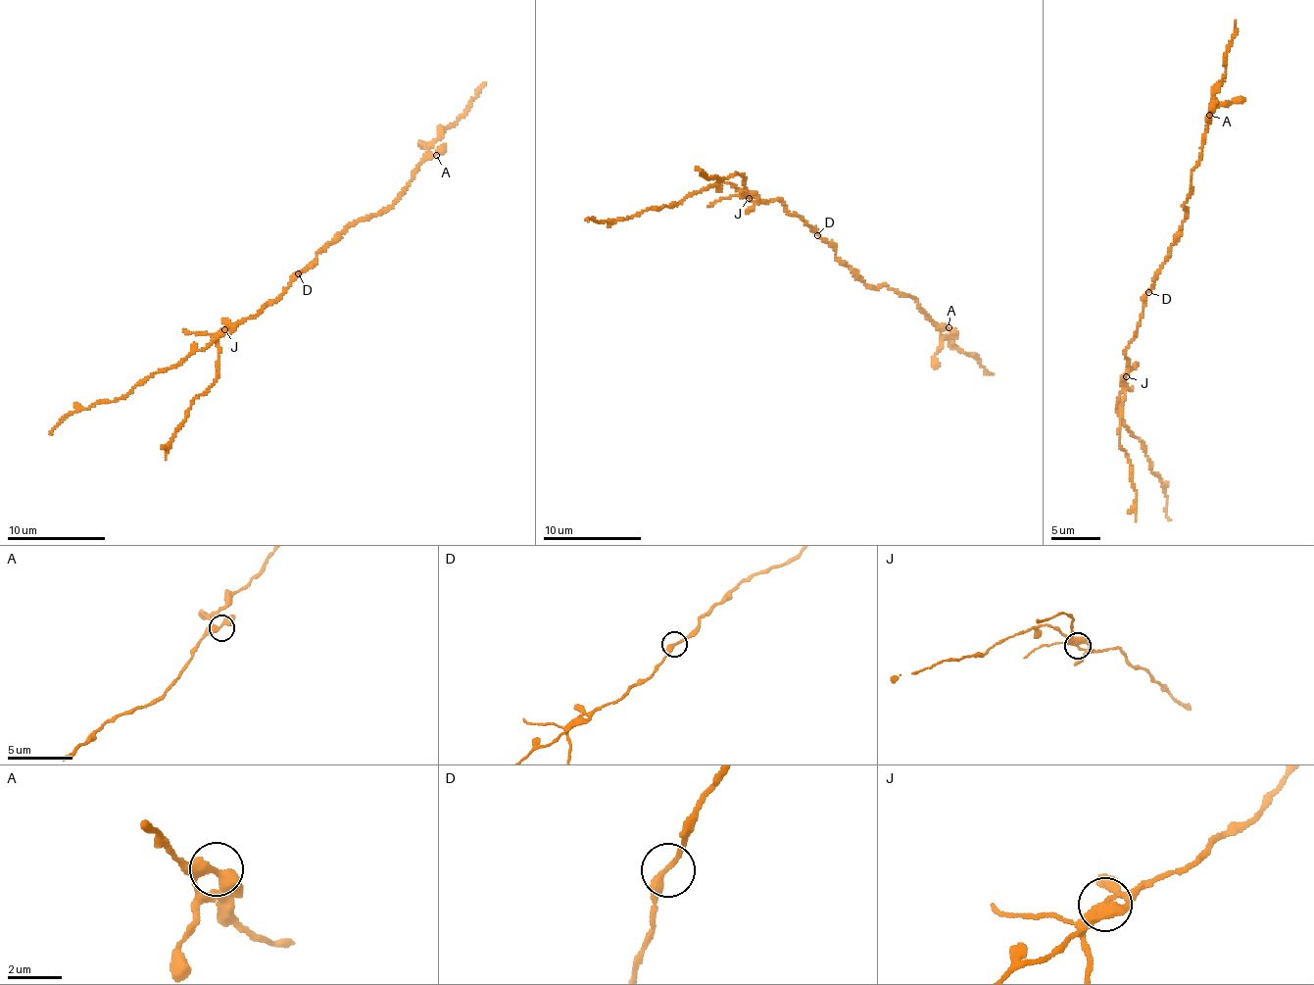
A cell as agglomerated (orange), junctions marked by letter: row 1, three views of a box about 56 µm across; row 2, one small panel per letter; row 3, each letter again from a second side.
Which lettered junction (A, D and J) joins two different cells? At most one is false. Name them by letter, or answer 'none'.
J

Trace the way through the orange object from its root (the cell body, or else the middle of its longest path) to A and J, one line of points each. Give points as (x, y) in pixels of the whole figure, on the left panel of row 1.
A: (298, 274), (316, 259), (316, 254), (352, 225), (383, 213), (412, 178), (412, 172), (436, 155)
J: (298, 274), (291, 285), (255, 316), (243, 319), (230, 330), (225, 329)

